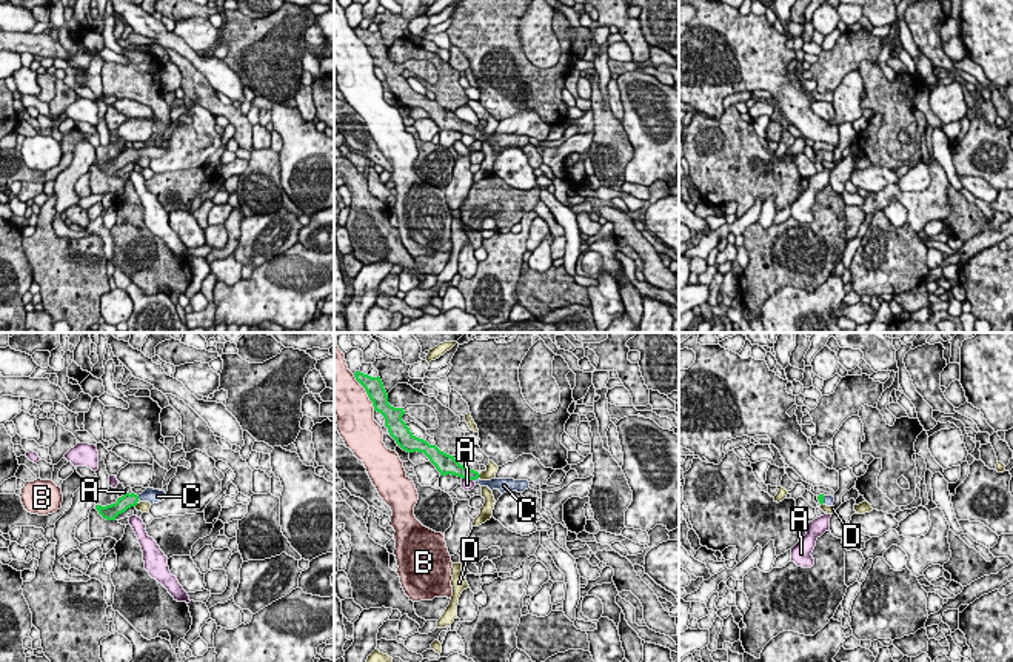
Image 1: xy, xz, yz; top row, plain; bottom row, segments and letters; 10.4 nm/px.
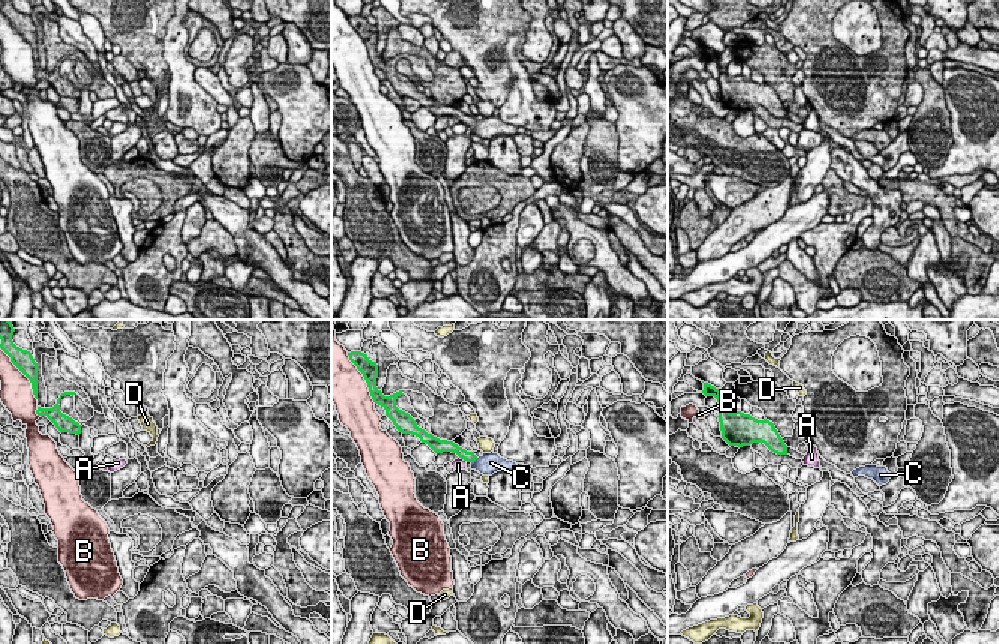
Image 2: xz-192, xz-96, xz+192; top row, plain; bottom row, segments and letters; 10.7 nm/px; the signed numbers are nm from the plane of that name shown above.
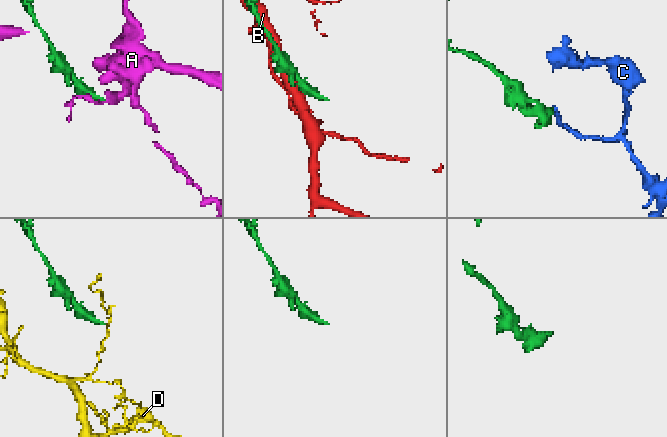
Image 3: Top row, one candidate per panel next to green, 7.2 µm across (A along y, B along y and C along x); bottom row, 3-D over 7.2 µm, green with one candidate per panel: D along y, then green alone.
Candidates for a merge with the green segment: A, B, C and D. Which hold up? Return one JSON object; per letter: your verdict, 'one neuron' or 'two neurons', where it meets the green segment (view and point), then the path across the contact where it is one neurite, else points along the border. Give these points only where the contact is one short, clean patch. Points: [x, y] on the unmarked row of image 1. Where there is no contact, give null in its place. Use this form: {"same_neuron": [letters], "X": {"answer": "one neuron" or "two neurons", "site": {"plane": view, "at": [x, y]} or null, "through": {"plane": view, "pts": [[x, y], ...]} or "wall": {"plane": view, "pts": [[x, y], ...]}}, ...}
{"same_neuron": ["C"], "A": {"answer": "two neurons", "site": {"plane": "xz", "at": [468, 133]}}, "B": {"answer": "two neurons", "site": {"plane": "xz", "at": [367, 48]}}, "C": {"answer": "one neuron", "site": {"plane": "xy", "at": [137, 153]}, "through": {"plane": "xy", "pts": [[127, 156], [137, 153], [150, 150]]}}, "D": {"answer": "two neurons", "site": {"plane": "xz", "at": [479, 130]}, "wall": {"plane": "xz", "pts": [[481, 130], [478, 133]]}}}

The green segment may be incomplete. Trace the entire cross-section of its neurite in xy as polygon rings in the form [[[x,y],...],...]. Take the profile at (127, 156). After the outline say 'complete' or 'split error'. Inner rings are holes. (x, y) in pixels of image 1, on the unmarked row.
[[[146,143],[142,149],[134,149],[134,148],[125,148],[122,152],[117,154],[115,159],[102,162],[102,160],[95,160],[95,165],[99,166],[99,169],[106,174],[106,176],[115,176],[115,172],[122,168],[125,168],[128,163],[135,162],[137,157],[149,157],[152,159],[159,159],[162,155],[165,155],[166,148],[160,146],[160,145],[154,145],[154,143]]]; split error

